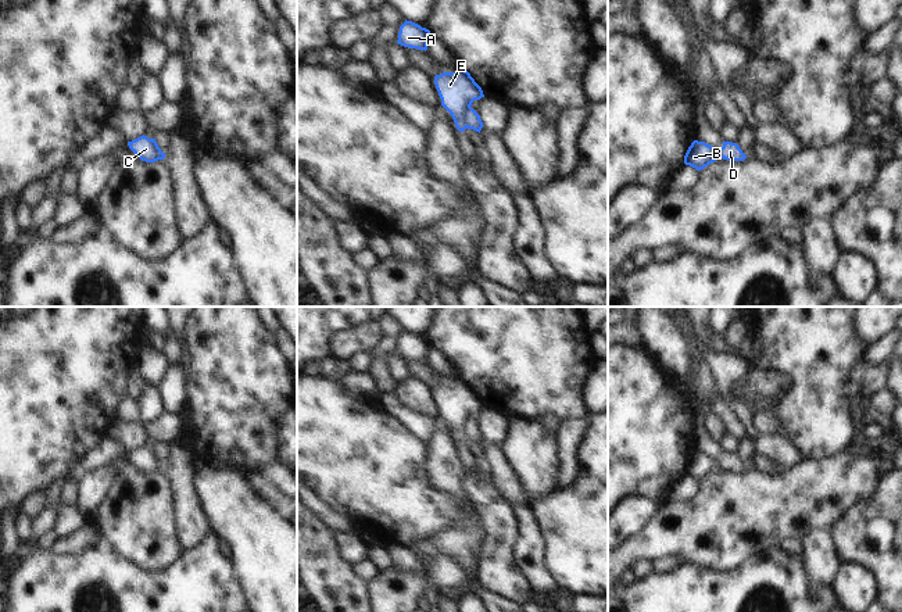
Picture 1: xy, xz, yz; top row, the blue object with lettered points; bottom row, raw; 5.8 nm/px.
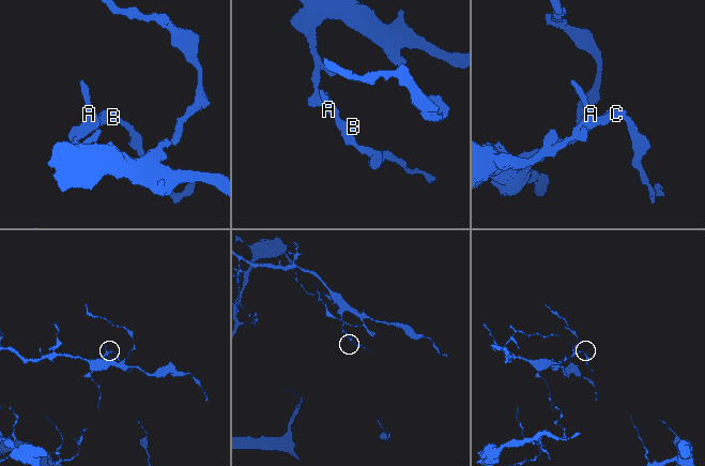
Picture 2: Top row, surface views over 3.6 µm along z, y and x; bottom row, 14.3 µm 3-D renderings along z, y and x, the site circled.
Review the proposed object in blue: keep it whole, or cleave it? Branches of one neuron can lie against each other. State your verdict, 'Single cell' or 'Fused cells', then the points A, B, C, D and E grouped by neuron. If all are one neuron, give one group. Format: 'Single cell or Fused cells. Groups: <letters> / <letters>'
Fused cells. Groups: A B C E / D.

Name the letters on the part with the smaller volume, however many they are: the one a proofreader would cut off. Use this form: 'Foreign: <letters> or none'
Foreign: D

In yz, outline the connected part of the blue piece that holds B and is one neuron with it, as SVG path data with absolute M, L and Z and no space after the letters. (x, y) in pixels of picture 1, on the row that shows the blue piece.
M694 140L684 155L684 164L701 171L717 158L717 148L705 142Z

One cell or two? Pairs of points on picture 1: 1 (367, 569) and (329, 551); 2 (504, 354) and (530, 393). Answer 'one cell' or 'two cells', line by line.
1: two cells
2: one cell

